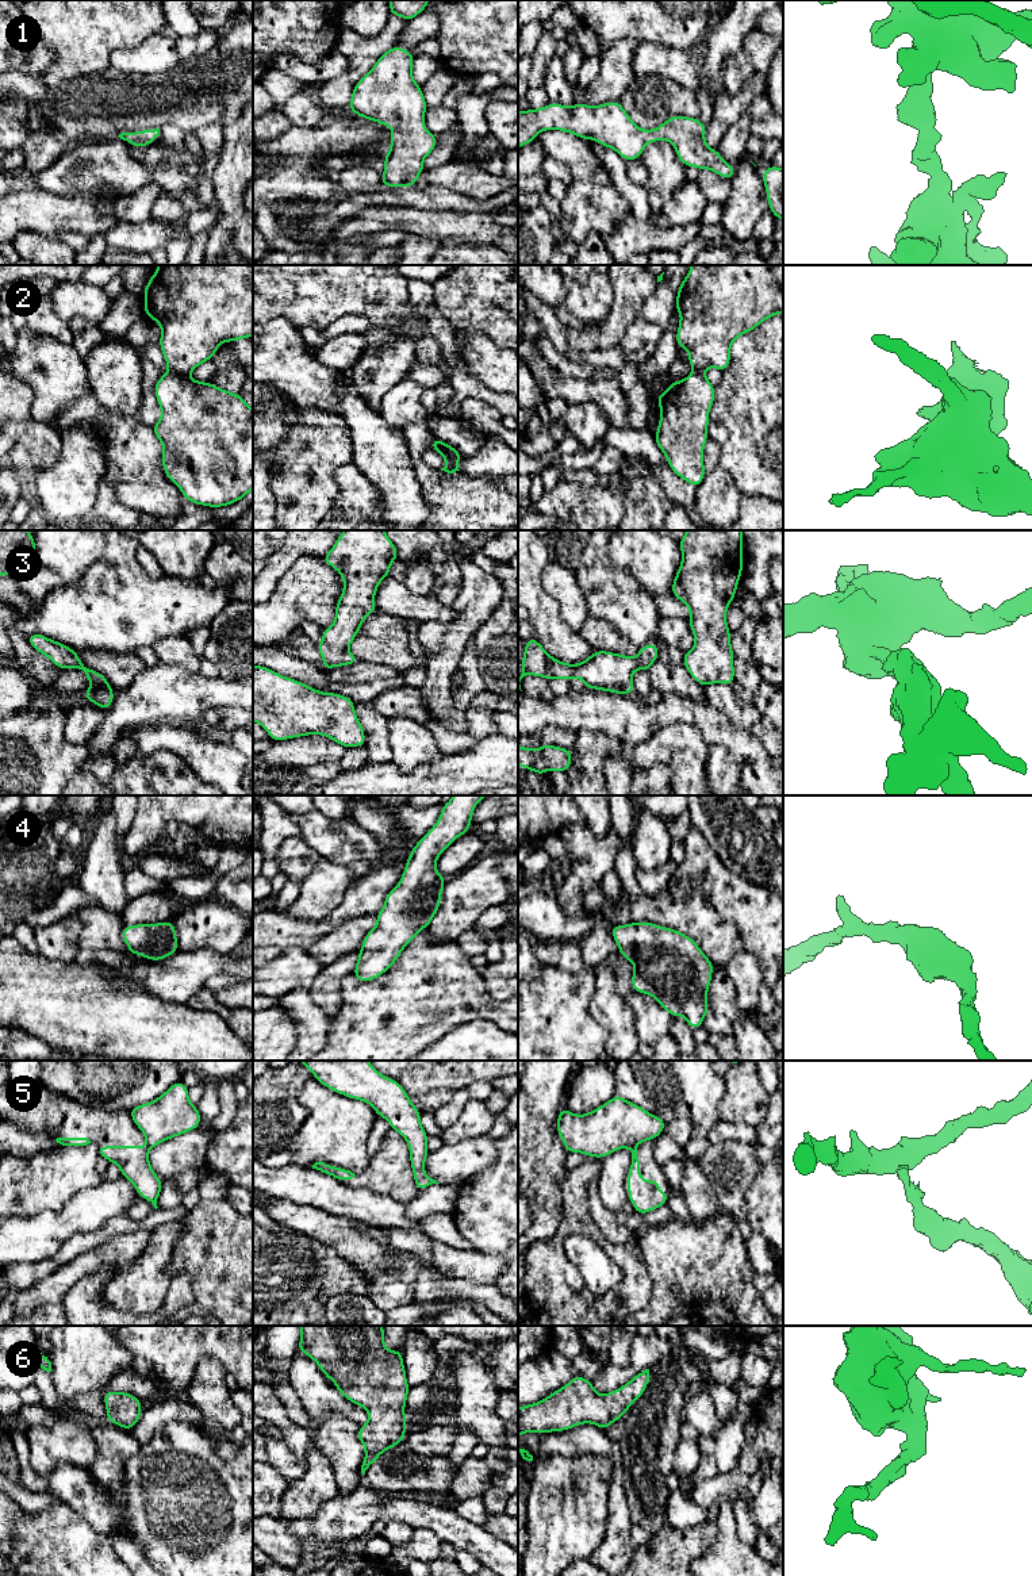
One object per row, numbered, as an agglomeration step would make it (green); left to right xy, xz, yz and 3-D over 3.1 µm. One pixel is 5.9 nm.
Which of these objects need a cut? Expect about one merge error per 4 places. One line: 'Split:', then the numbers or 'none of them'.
Split: 2, 5

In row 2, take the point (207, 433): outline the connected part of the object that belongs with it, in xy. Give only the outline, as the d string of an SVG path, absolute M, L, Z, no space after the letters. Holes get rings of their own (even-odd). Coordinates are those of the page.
M170 371L158 379L154 394L161 418L151 429L164 446L161 461L166 478L195 505L223 507L243 499L253 490L253 409L239 394Z

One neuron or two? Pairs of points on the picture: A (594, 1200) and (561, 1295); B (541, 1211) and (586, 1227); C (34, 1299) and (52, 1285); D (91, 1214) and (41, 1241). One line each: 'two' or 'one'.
A: two
B: two
C: one
D: one

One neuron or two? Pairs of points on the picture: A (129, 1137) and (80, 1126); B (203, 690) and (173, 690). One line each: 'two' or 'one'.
A: one
B: one

